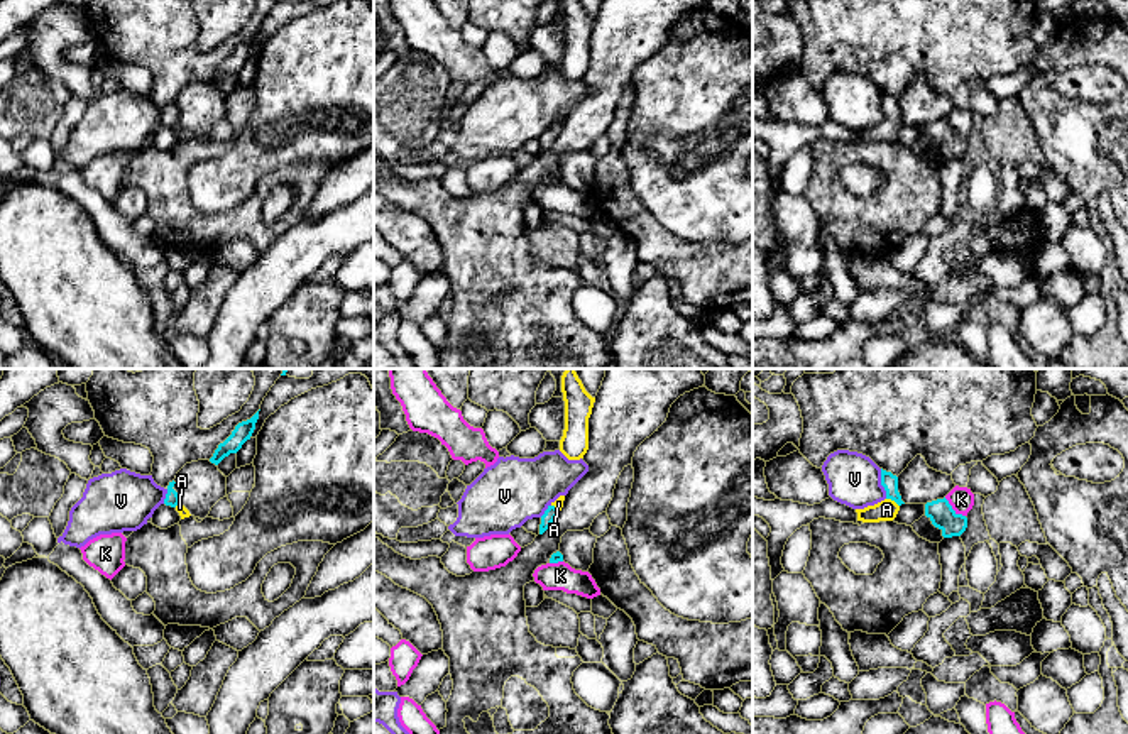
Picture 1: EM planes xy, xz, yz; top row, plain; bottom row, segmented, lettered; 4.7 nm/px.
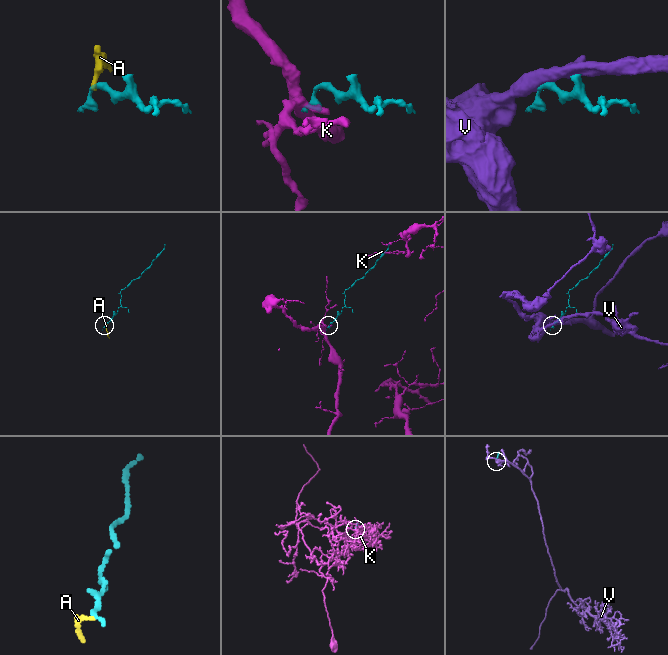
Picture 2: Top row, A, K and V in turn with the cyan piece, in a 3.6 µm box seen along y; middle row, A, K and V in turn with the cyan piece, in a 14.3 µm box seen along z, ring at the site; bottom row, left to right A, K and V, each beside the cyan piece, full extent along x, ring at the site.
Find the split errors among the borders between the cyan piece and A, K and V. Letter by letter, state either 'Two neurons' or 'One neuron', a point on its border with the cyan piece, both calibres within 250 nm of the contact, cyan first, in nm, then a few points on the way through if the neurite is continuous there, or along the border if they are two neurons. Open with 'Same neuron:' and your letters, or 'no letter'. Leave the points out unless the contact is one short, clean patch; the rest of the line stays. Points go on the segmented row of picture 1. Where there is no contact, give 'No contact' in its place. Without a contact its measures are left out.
Same neuron: A
A: One neuron. Touches cyan at yz (893, 499). Thickness 80 nm (cyan) against 100 nm. Path across: yz (888, 481), (893, 499), (887, 509)
K: Two neurons. Touches cyan at yz (952, 509). Thickness 120 nm (cyan) against 120 nm
V: Two neurons. Touches cyan at yz (881, 484). Thickness 80 nm (cyan) against 240 nm. Boundary: yz (880, 469), (880, 484), (887, 498)

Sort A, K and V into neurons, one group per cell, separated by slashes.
A / K / V

